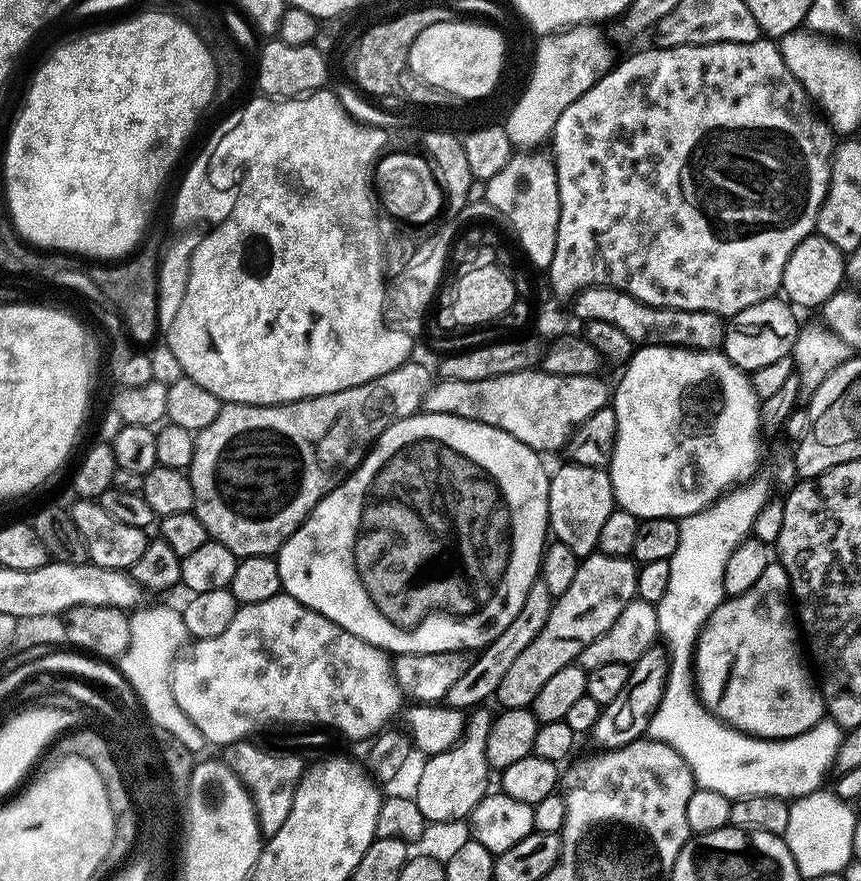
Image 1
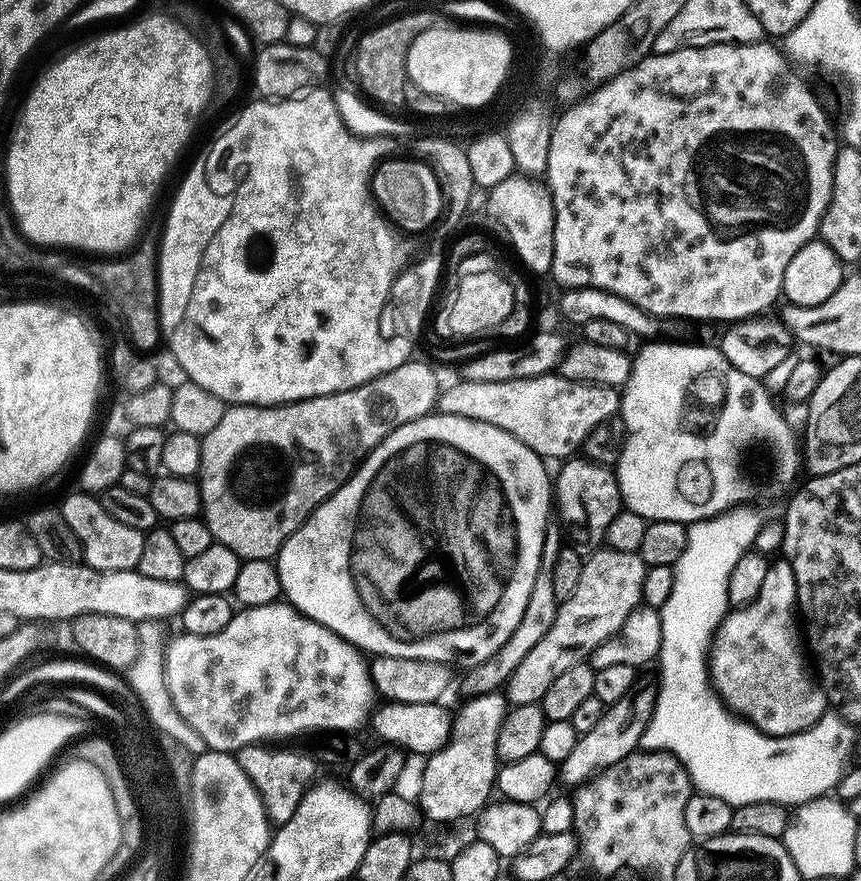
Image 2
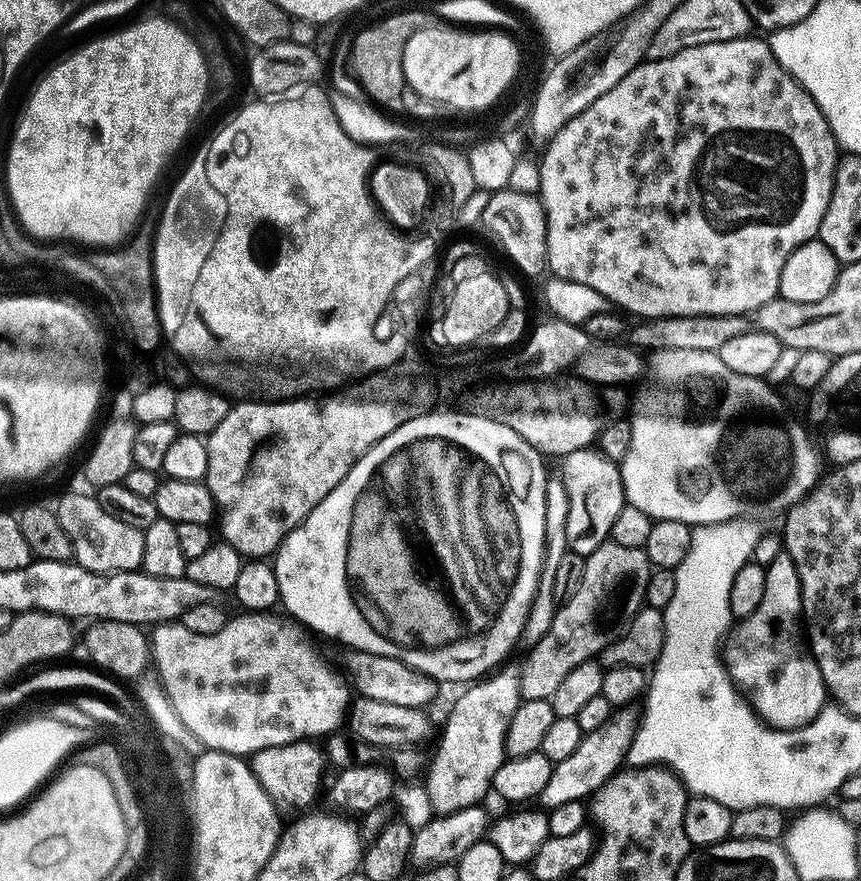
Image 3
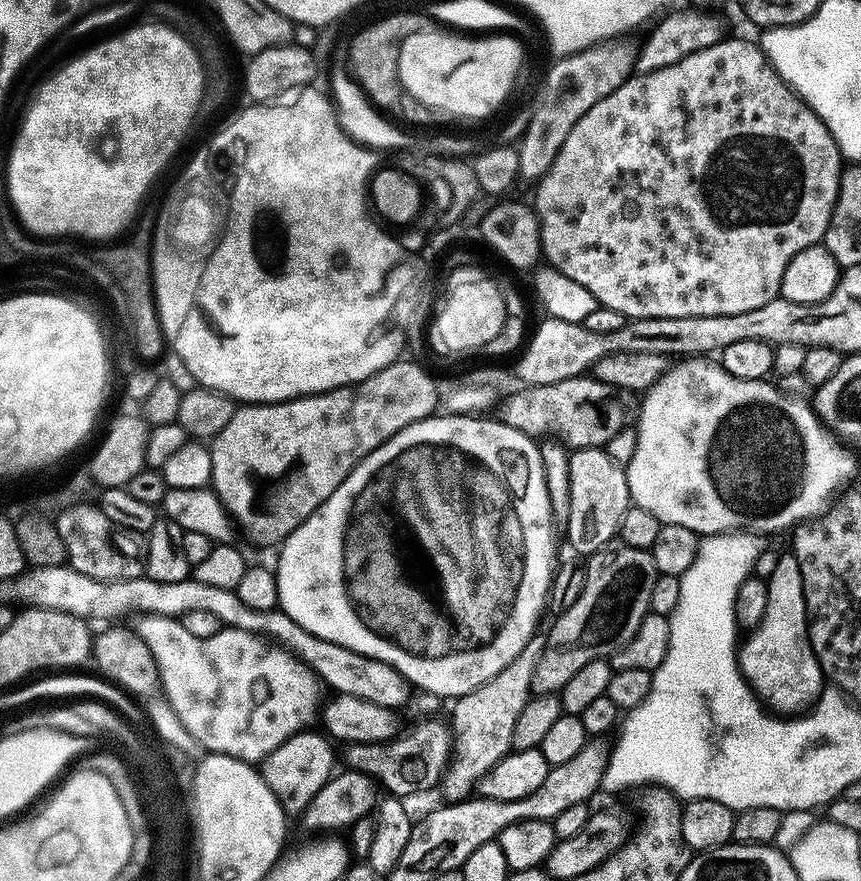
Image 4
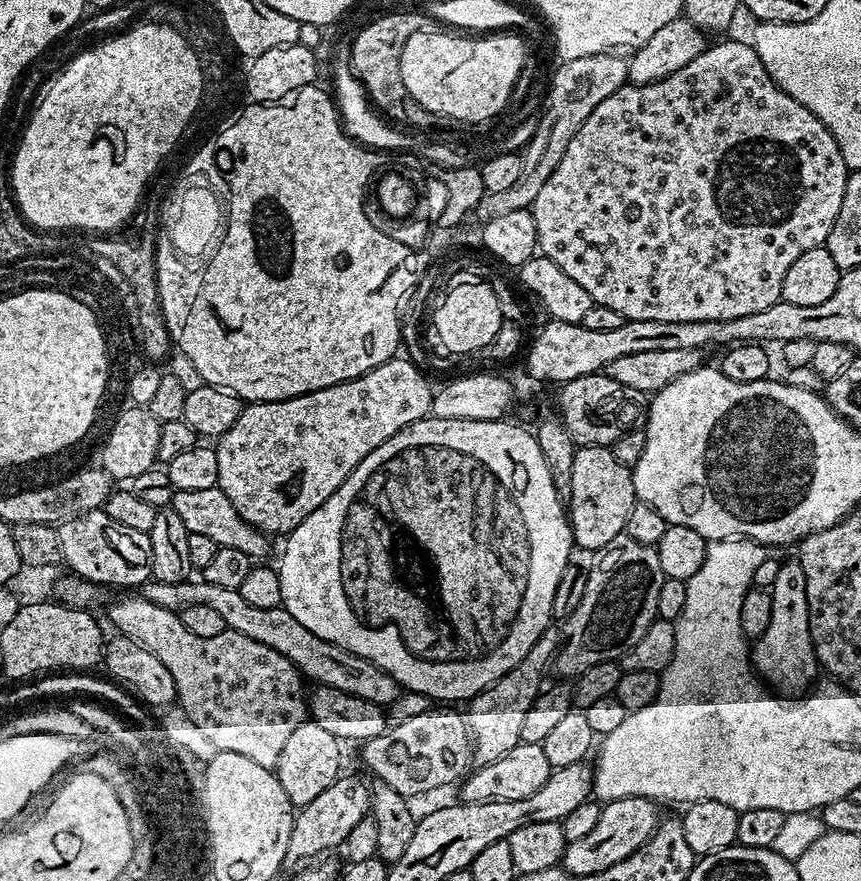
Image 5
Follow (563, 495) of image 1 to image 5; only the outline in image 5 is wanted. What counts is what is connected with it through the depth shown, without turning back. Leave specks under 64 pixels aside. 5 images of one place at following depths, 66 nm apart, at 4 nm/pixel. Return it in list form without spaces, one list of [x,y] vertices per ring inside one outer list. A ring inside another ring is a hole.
[[[577,447],[574,454],[574,470],[570,489],[570,523],[575,547],[603,550],[624,532],[626,518],[638,502],[632,469],[626,467],[618,458],[614,458],[611,447]]]

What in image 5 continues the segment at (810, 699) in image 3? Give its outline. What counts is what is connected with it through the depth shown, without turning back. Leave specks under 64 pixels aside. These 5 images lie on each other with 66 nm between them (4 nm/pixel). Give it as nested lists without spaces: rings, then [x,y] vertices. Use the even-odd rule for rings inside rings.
[[[785,559],[781,563],[778,578],[772,583],[770,591],[770,626],[766,626],[766,634],[755,637],[750,648],[750,663],[757,677],[769,689],[780,694],[807,693],[813,687],[812,679],[818,673],[818,661],[812,645],[810,610],[806,602],[806,574],[802,574],[799,559]]]

